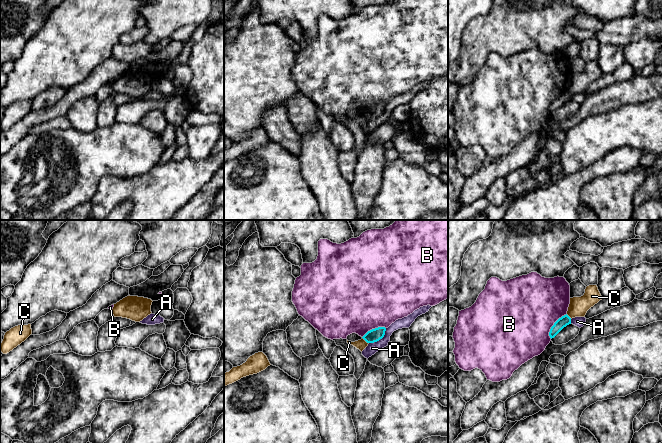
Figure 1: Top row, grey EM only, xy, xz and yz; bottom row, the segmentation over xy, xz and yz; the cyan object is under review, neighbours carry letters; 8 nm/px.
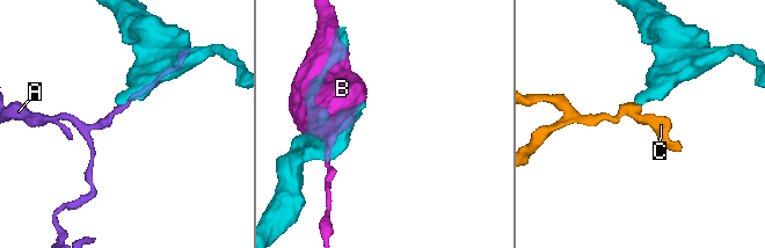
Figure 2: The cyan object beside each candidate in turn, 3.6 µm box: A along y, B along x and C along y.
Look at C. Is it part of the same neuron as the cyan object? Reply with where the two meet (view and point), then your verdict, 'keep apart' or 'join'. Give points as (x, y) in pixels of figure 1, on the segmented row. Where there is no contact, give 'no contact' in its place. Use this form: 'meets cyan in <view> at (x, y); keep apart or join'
meets cyan in xz at (366, 341); keep apart

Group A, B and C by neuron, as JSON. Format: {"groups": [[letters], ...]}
{"groups": [["A"], ["B"], ["C"]]}

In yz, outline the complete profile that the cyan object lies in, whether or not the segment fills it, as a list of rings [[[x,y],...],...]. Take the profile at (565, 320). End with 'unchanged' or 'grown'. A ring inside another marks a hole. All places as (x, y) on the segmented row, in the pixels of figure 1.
[[[567,314],[559,318],[550,329],[550,338],[554,338],[564,327],[569,324],[571,324],[571,318]]] | unchanged

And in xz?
[[[378,327],[368,331],[362,338],[367,343],[374,343],[382,339],[385,335],[386,328],[385,327]]] | unchanged

